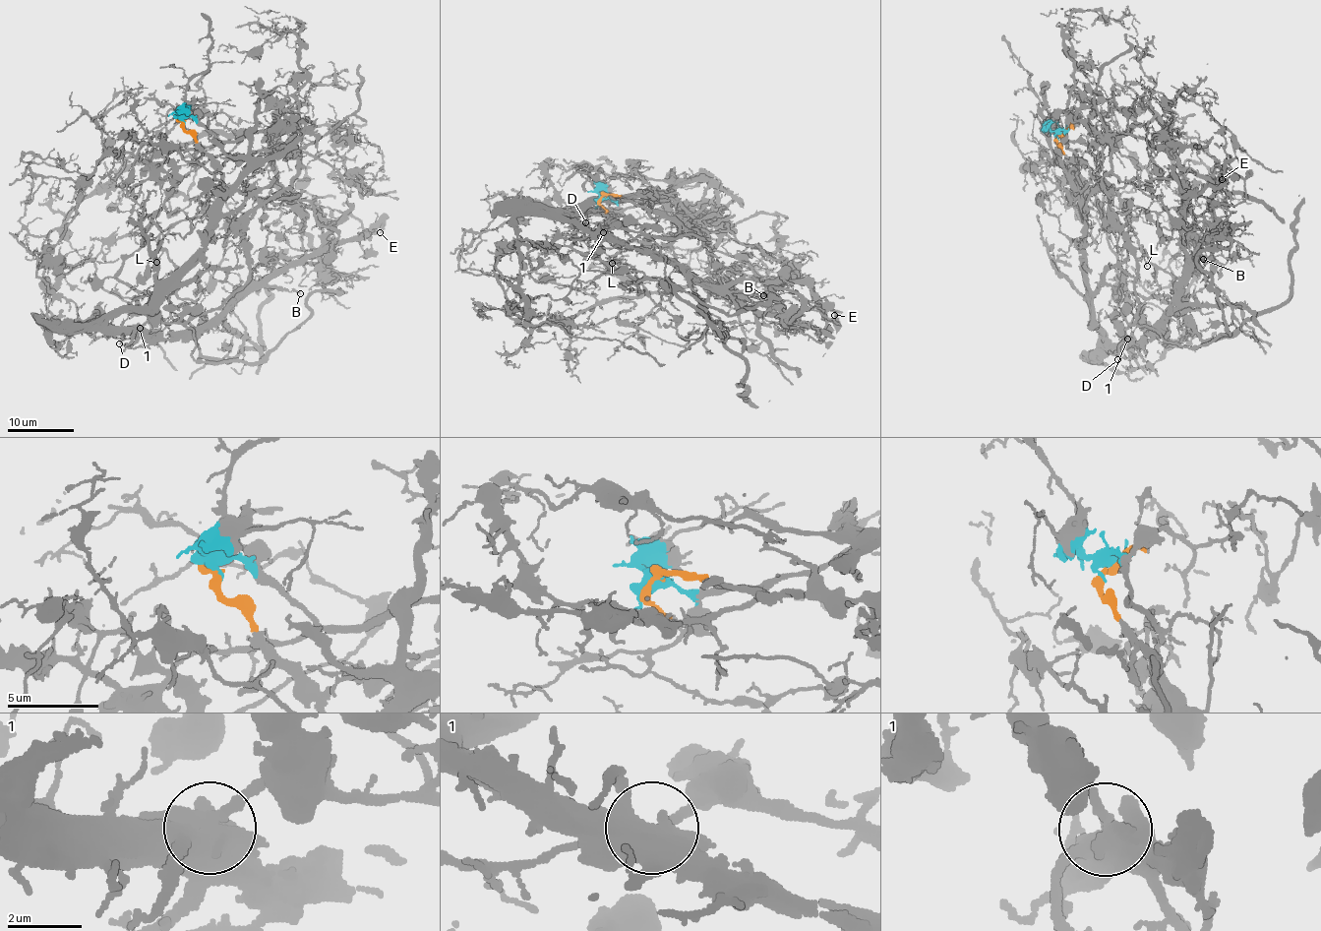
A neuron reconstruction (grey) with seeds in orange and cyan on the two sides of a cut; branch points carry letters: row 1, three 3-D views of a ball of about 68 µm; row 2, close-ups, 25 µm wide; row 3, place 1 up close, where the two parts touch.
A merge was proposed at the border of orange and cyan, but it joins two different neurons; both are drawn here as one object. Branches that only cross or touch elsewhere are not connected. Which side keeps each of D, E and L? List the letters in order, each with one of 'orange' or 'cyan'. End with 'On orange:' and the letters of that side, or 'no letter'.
D: orange
E: orange
L: cyan
On orange: D, E

